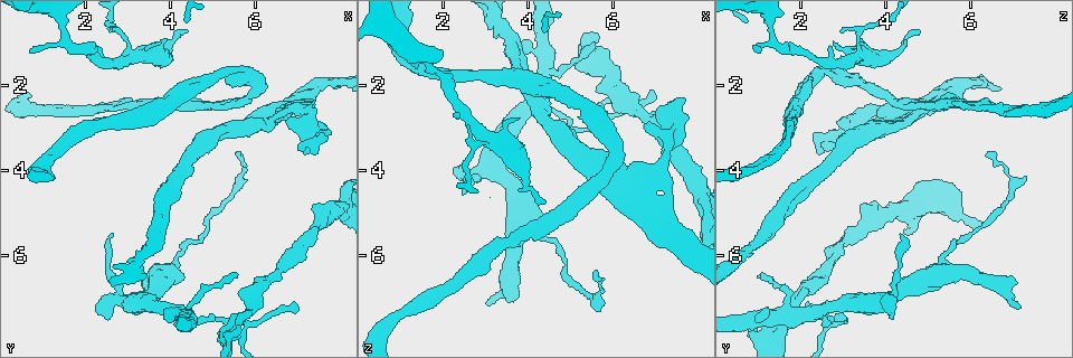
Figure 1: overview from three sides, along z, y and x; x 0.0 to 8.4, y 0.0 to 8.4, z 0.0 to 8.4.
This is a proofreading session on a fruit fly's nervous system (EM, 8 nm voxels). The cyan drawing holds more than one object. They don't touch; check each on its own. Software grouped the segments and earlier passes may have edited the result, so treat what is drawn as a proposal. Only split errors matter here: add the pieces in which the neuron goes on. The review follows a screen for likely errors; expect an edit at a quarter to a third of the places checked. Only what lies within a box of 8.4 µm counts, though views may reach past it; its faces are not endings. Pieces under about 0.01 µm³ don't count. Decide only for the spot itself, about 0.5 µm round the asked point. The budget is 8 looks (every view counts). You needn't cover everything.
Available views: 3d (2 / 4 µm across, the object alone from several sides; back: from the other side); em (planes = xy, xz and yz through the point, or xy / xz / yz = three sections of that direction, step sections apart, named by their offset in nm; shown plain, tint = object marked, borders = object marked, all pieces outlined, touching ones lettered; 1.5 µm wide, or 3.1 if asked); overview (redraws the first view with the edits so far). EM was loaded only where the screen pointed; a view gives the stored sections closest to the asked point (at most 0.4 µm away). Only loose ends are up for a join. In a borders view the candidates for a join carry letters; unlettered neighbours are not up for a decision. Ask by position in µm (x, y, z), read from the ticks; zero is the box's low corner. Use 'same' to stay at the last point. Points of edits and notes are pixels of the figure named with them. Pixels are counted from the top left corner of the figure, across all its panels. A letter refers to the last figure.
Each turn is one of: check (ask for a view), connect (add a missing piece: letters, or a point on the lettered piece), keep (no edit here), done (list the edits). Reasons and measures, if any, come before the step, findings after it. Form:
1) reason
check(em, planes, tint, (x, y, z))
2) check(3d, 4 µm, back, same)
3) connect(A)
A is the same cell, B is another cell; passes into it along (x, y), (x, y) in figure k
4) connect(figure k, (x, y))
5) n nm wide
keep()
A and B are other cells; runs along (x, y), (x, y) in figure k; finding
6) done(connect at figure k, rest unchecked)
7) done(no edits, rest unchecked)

thick end
check(em, xz, step 8, tint, (3.90, 7.25, 1.30))

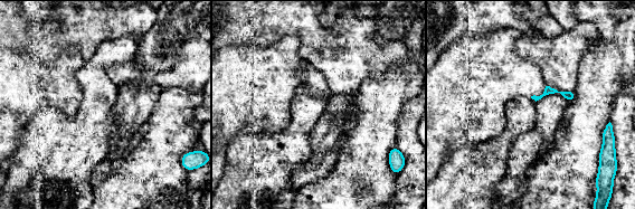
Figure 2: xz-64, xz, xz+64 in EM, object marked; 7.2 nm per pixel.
check(em, xz, step 8, borders, same)

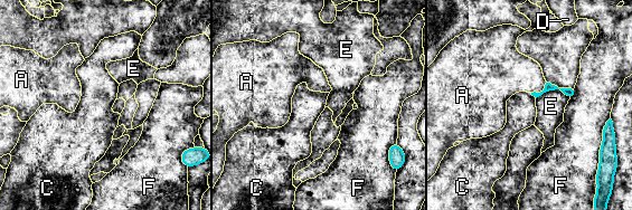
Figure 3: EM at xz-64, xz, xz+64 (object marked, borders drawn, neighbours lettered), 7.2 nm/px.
E touches over 240 nm
keep()
A, C, D, E and F are other cells; border along (530, 93), (536, 97) in figure 3; no lettered piece goes on from it

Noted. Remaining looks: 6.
an open end
check(em, planes, plain, (5.50, 6.50, 1.00))

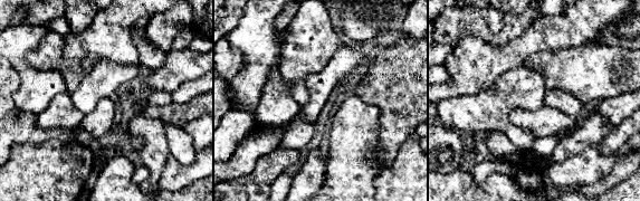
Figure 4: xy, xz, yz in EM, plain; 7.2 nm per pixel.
what lies round it
check(em, planes, borders, same)

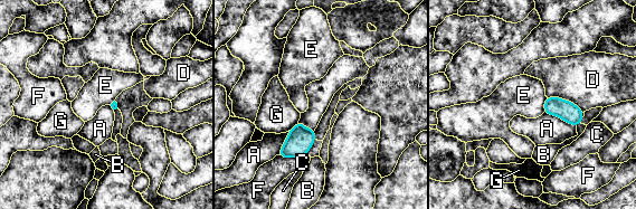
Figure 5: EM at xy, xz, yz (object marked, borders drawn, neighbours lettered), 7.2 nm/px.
keep()
A, B, C, D, E, F and G are other cells; border along (544, 111), (576, 126) in figure 5; no lettered piece goes on from it

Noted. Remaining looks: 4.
branch stops here
check(em, planes, borders, (4.30, 6.50, 4.95))

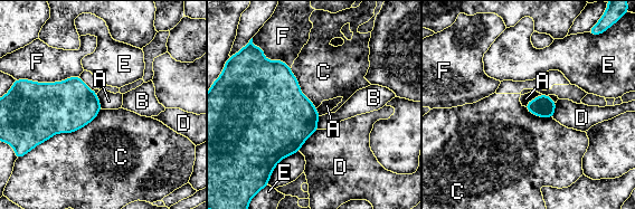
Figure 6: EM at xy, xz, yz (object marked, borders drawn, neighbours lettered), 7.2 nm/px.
keep()
A, B, C, D, E and F are other cells; border along (541, 94), (532, 98), (524, 106) in figure 6; no lettered piece goes on from it

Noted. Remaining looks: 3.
done(no edits, rest unchecked)

